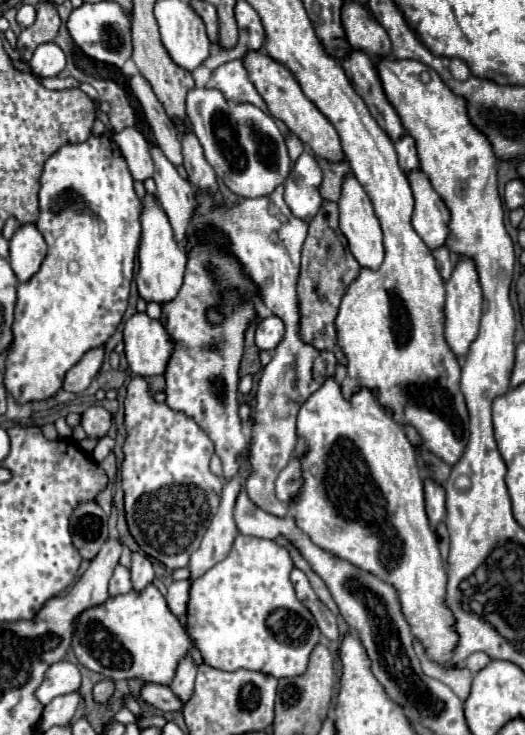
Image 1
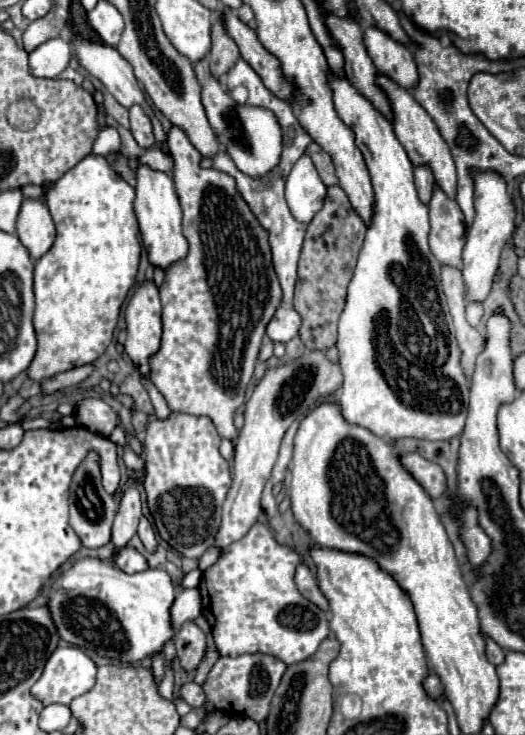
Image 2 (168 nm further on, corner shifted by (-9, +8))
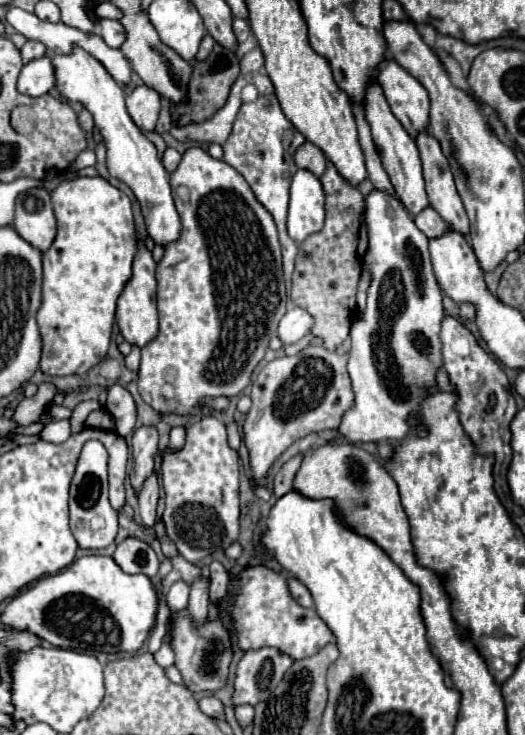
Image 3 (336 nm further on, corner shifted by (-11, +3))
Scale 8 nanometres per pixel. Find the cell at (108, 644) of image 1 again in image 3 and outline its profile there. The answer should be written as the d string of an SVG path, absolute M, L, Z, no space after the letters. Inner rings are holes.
M83 556L67 570L37 580L13 598L1 622L29 630L45 642L77 652L135 654L155 628L159 594L143 574L125 574L109 556Z

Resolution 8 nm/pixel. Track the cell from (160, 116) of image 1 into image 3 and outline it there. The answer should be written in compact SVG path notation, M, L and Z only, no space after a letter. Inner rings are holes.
M189 148L183 154L181 164L171 174L171 188L177 212L181 216L181 238L175 244L165 246L163 260L157 266L157 310L159 310L159 334L153 342L141 348L141 368L139 368L139 394L141 398L159 414L177 414L177 416L189 416L197 410L199 402L203 398L215 398L215 396L239 396L249 384L251 374L255 366L263 360L269 338L275 334L277 324L281 316L285 314L285 284L283 284L283 270L281 270L281 248L277 240L275 222L271 220L271 214L255 200L249 184L245 178L231 168L223 160L211 158L203 148Z

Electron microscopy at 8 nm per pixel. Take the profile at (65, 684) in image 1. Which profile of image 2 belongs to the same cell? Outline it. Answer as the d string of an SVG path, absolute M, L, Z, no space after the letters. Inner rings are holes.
M59 645L51 653L51 657L47 659L43 675L31 687L31 691L33 691L35 699L41 699L43 705L49 705L49 703L69 705L75 697L81 697L81 695L85 695L85 693L89 693L93 689L95 675L97 675L97 665L93 663L93 659L89 655L85 655L83 649L73 647L73 645Z

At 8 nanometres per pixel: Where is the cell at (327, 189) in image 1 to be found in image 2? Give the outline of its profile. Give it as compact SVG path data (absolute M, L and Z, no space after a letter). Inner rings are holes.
M311 143L307 149L305 149L305 155L309 155L317 167L317 173L321 177L321 181L325 185L337 185L337 175L335 175L335 167L333 167L333 161L331 157L317 145L317 143Z

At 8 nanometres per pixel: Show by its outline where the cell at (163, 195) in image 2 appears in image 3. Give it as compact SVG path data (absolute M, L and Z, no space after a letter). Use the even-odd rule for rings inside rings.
M75 48L69 56L53 54L55 64L55 78L57 88L63 98L69 102L81 102L95 118L95 126L101 130L103 144L107 148L107 168L111 176L125 182L141 204L141 214L145 218L145 228L149 238L159 244L167 246L181 236L181 218L173 204L173 192L169 184L169 174L163 168L155 146L145 138L145 134L135 126L127 108L125 108L125 92L123 88L107 74L107 70L87 52Z

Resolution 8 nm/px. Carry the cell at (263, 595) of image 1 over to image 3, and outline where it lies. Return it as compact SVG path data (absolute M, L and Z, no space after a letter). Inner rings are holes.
M265 564L247 566L237 576L229 578L227 592L225 614L233 622L237 646L243 652L273 646L293 660L303 660L317 654L333 640L333 632L319 618L319 614L313 608L303 608L297 600L291 598L285 572L275 572Z

